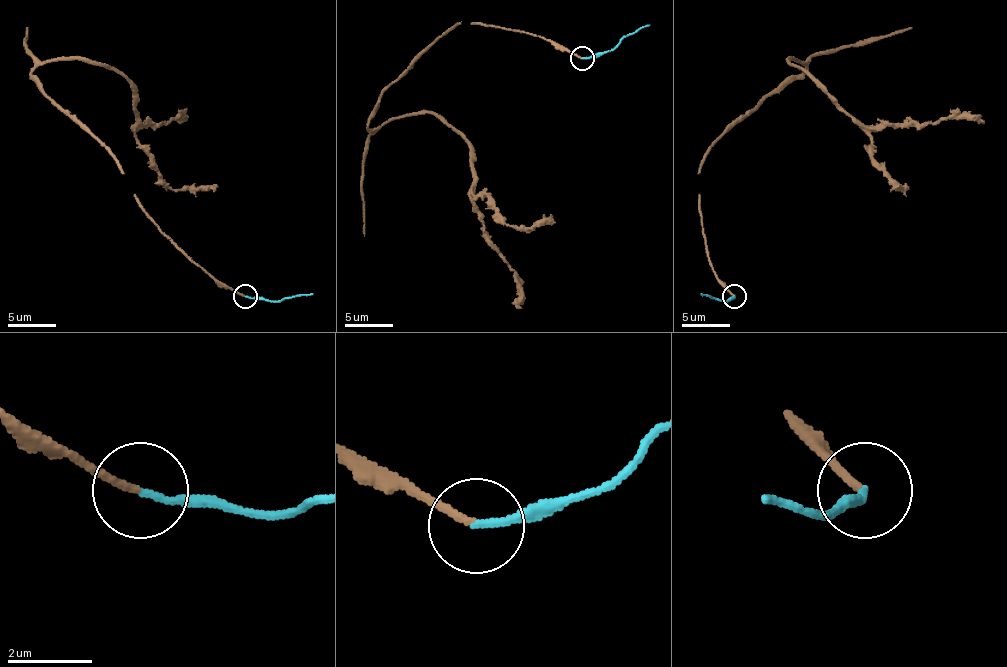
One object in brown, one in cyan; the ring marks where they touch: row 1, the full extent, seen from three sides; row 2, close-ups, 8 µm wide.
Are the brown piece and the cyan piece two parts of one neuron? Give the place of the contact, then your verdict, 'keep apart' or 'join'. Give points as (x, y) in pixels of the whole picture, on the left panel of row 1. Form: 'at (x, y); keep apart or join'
at (245, 296); join

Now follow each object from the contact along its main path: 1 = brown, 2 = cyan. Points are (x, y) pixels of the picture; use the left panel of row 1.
1: (243, 296), (160, 229), (121, 165), (30, 73), (52, 59), (114, 66), (136, 126), (179, 124)
2: (246, 296), (272, 301), (313, 294)

